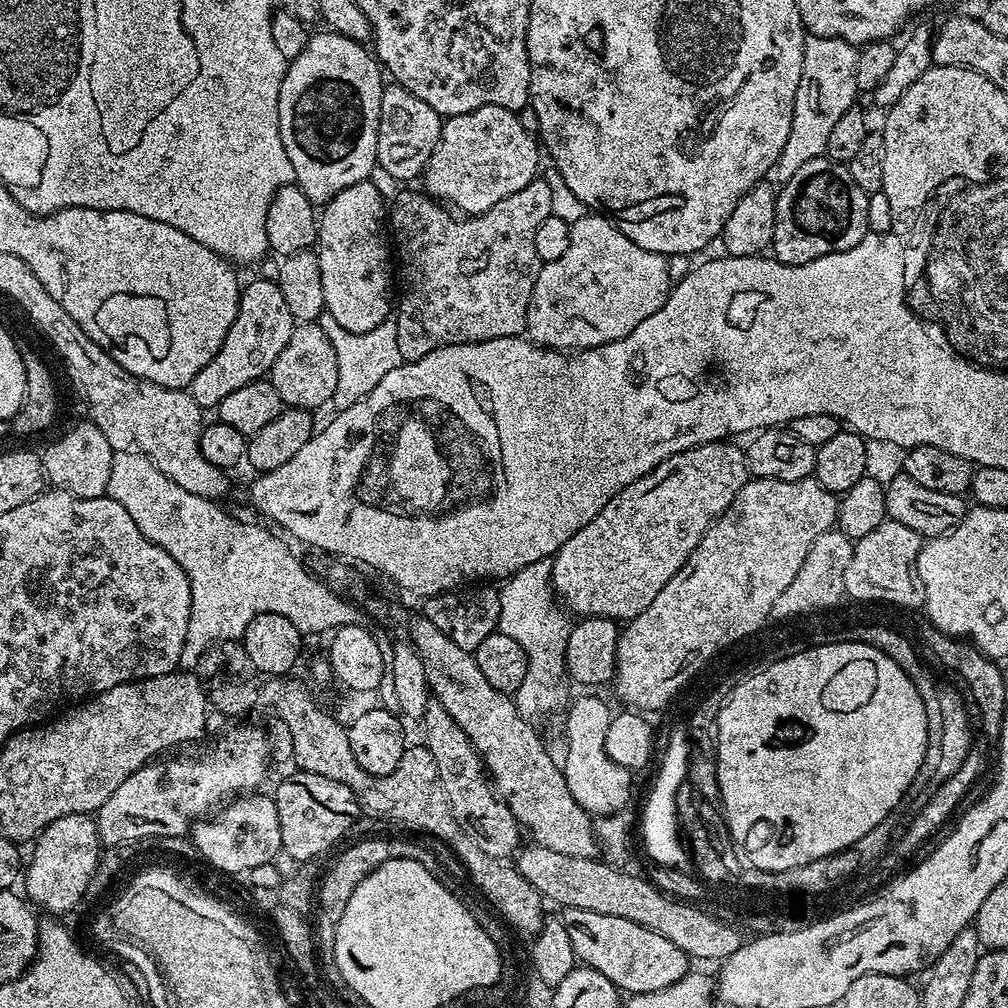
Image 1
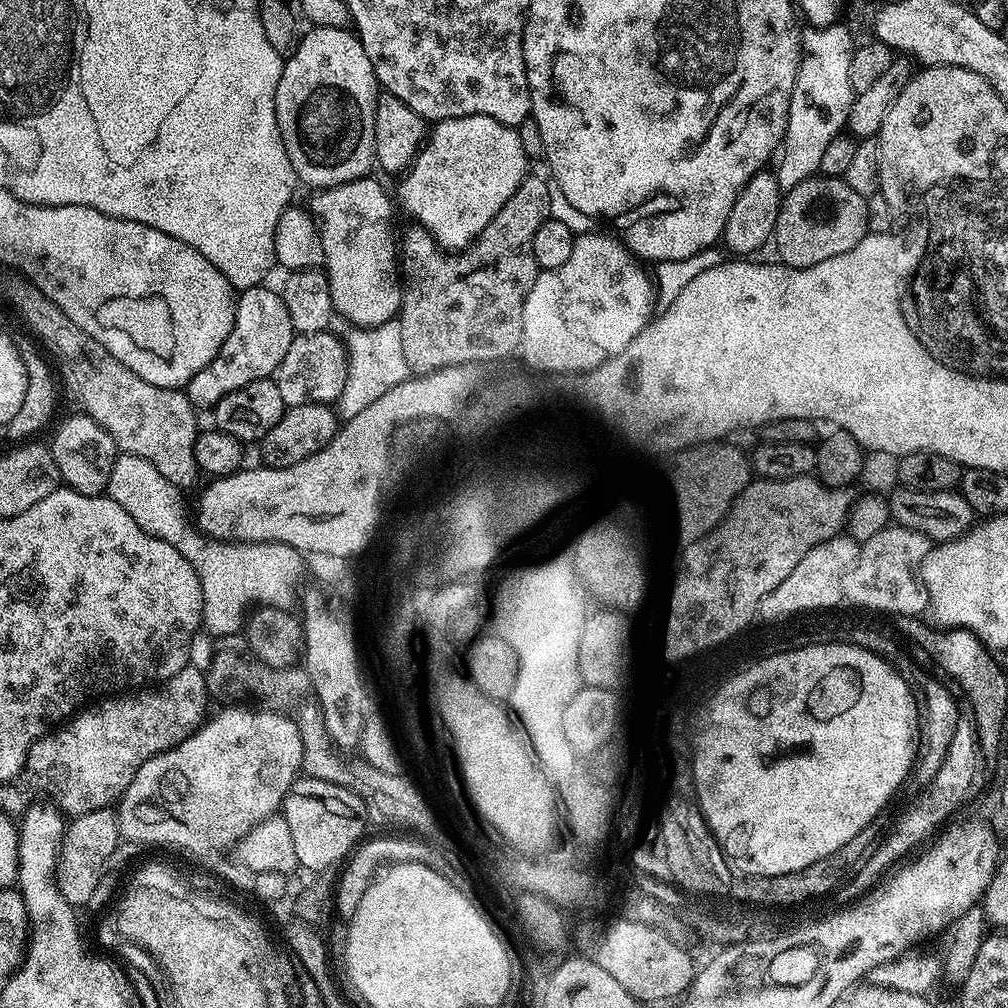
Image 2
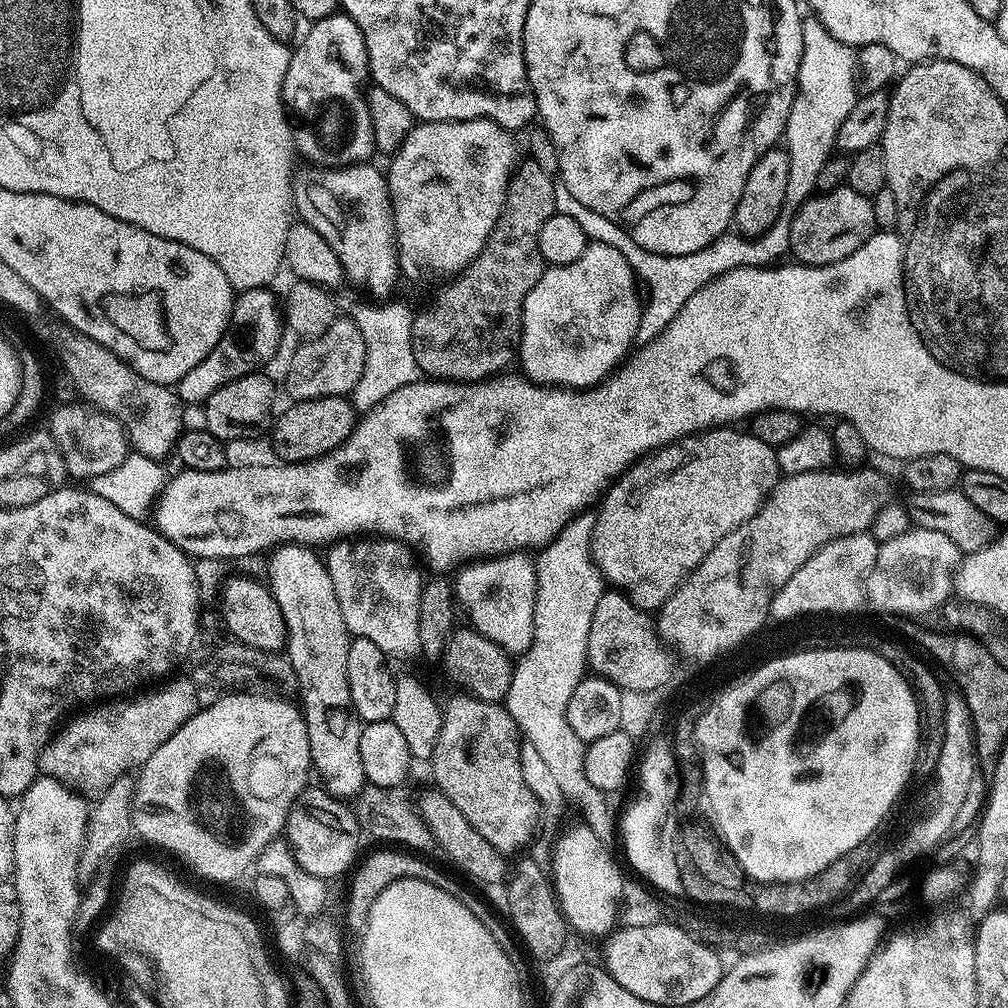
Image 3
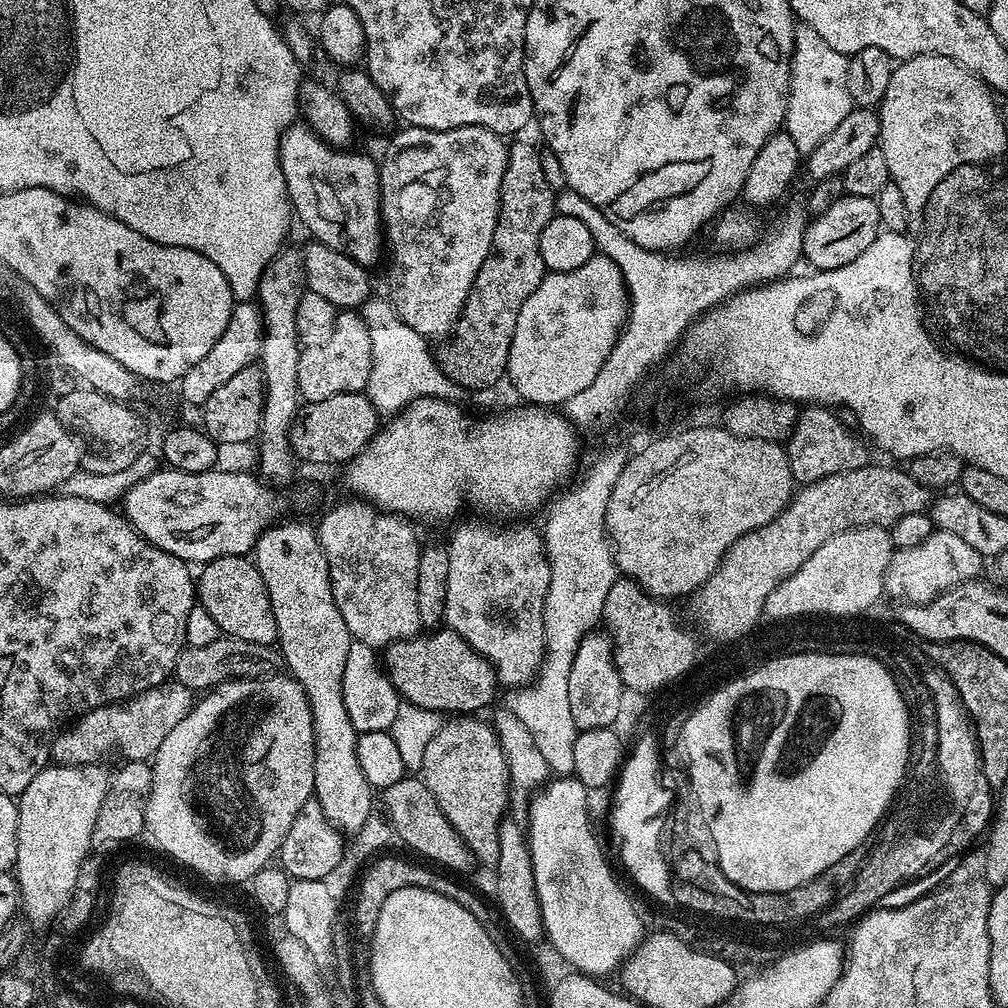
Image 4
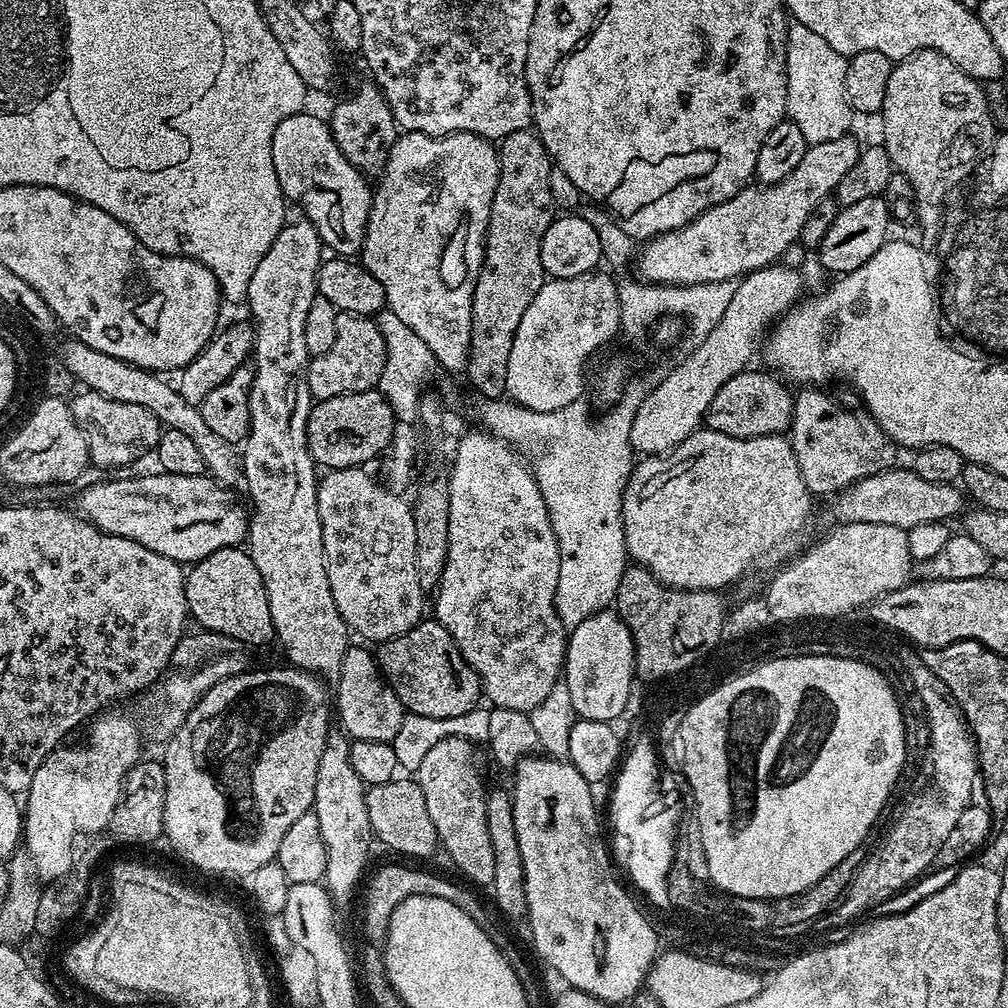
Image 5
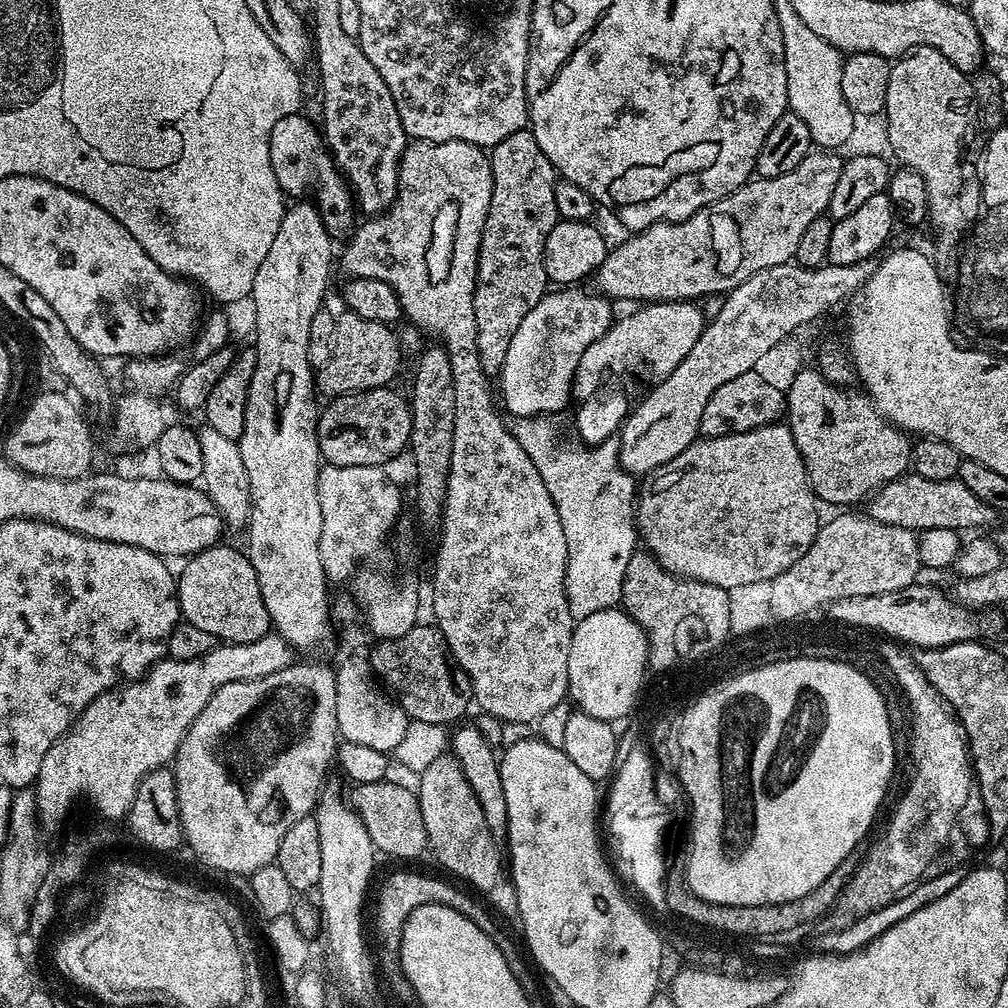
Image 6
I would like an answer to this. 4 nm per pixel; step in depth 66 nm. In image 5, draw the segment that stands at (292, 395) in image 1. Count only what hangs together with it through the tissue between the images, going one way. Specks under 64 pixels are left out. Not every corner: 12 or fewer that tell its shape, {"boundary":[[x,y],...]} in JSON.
{"boundary":[[337,312],[311,357],[313,401],[376,388],[386,342],[371,316]]}

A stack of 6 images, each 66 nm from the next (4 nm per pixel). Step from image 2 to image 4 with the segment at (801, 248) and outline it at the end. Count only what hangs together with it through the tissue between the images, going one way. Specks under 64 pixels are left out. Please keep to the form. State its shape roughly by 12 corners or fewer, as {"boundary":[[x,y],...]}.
{"boundary":[[842,195],[809,219],[804,260],[854,262],[881,231],[875,199]]}

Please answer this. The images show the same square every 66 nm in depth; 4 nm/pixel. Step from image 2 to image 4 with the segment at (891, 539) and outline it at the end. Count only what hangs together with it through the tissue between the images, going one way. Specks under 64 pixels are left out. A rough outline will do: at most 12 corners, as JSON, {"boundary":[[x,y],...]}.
{"boundary":[[949,532],[893,551],[884,591],[929,604],[985,557]]}

